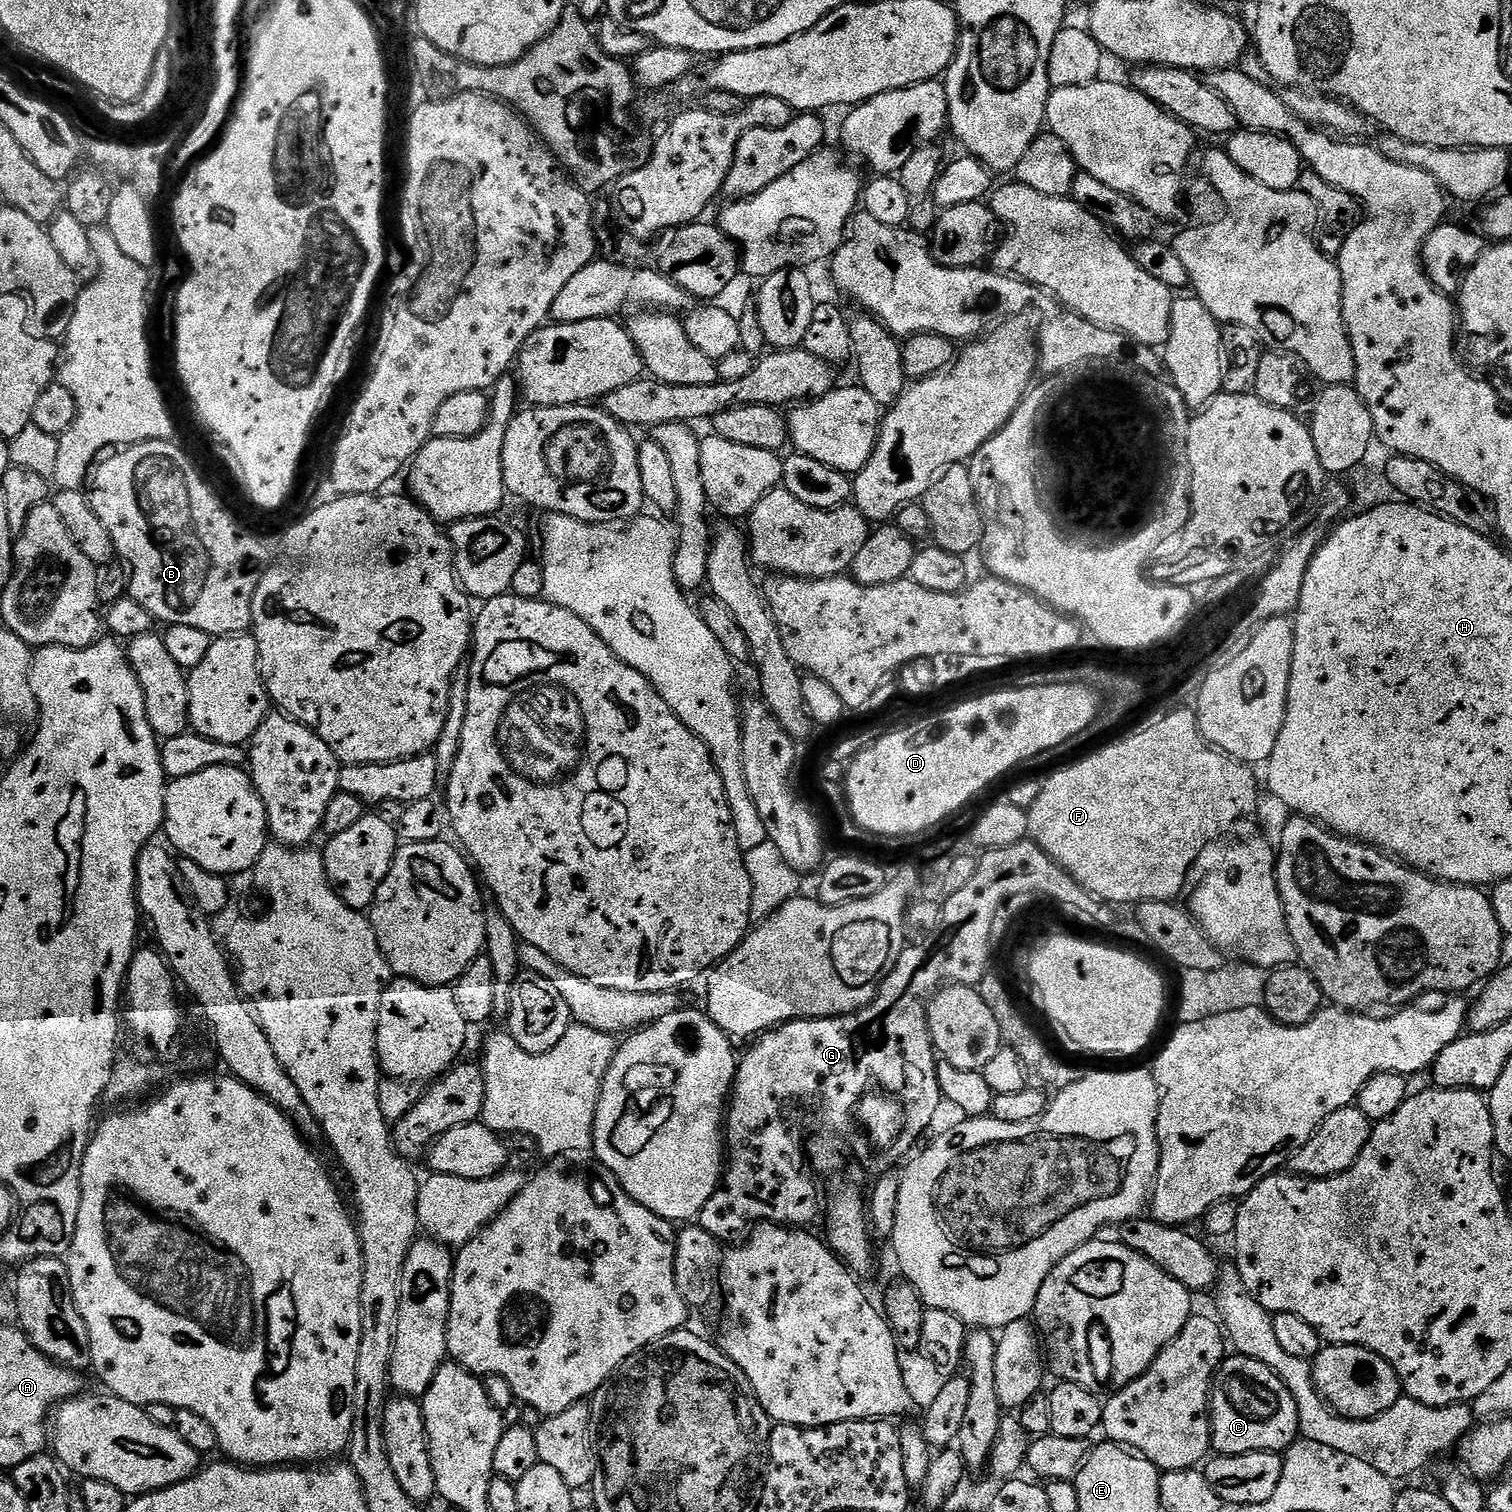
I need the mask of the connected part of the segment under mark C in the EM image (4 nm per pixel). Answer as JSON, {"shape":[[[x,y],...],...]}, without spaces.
{"shape":[[[1239,1354],[1229,1355],[1220,1364],[1220,1368],[1212,1381],[1210,1397],[1210,1415],[1212,1418],[1211,1451],[1216,1456],[1241,1456],[1251,1452],[1285,1453],[1291,1444],[1295,1444],[1300,1436],[1298,1422],[1298,1406],[1294,1406],[1294,1398],[1288,1387],[1262,1362],[1254,1358],[1246,1358]]]}

